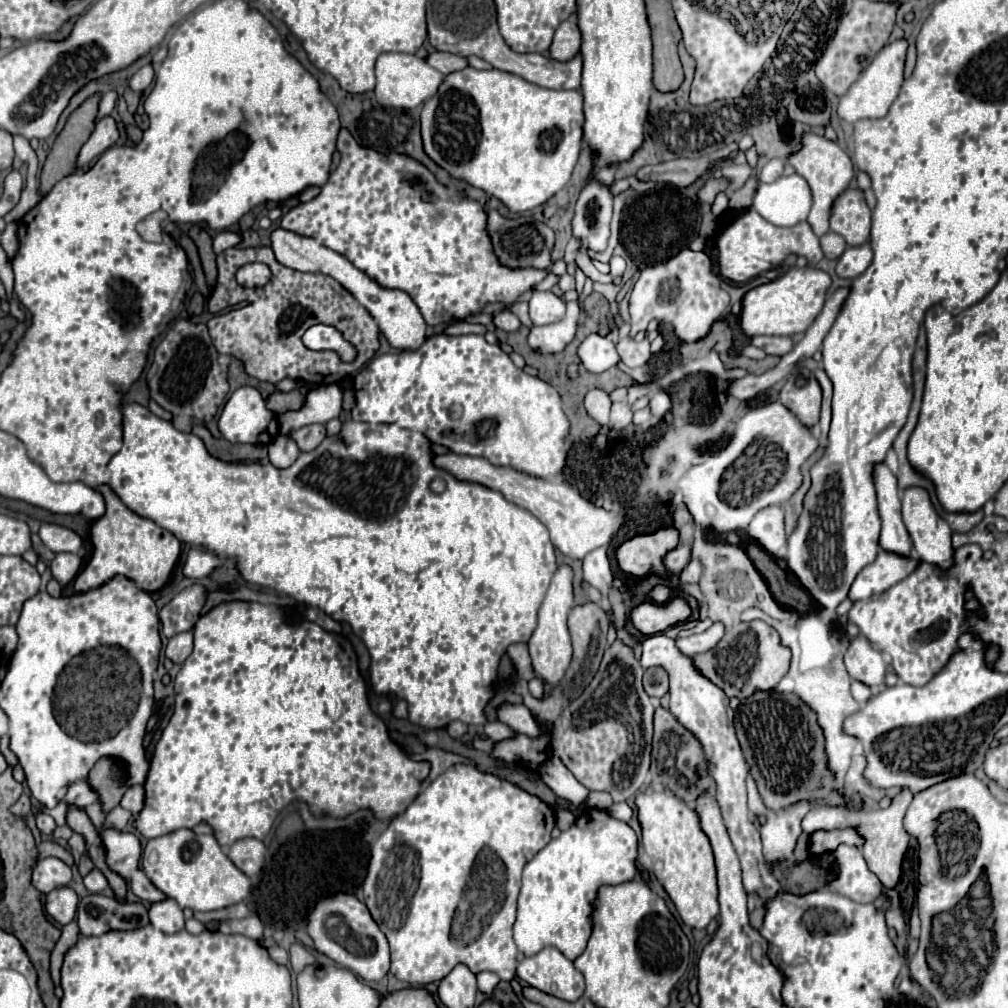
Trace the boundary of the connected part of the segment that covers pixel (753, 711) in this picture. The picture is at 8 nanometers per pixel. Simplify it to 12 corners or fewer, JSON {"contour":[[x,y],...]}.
{"contour":[[756,691],[734,715],[764,805],[860,811],[840,791],[816,711]]}

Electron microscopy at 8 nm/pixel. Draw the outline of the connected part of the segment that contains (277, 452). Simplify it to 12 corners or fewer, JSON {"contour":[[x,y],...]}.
{"contour":[[274,437],[270,463],[284,469],[300,449],[292,437]]}

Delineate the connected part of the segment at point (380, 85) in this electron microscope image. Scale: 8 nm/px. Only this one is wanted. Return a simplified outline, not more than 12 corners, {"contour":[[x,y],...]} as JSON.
{"contour":[[408,53],[376,61],[376,101],[414,109],[432,97],[442,73]]}

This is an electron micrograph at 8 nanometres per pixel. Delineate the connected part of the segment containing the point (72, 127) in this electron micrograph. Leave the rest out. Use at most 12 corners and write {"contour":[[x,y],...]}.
{"contour":[[100,95],[86,99],[56,137],[40,175],[46,195],[74,171],[94,131]]}

